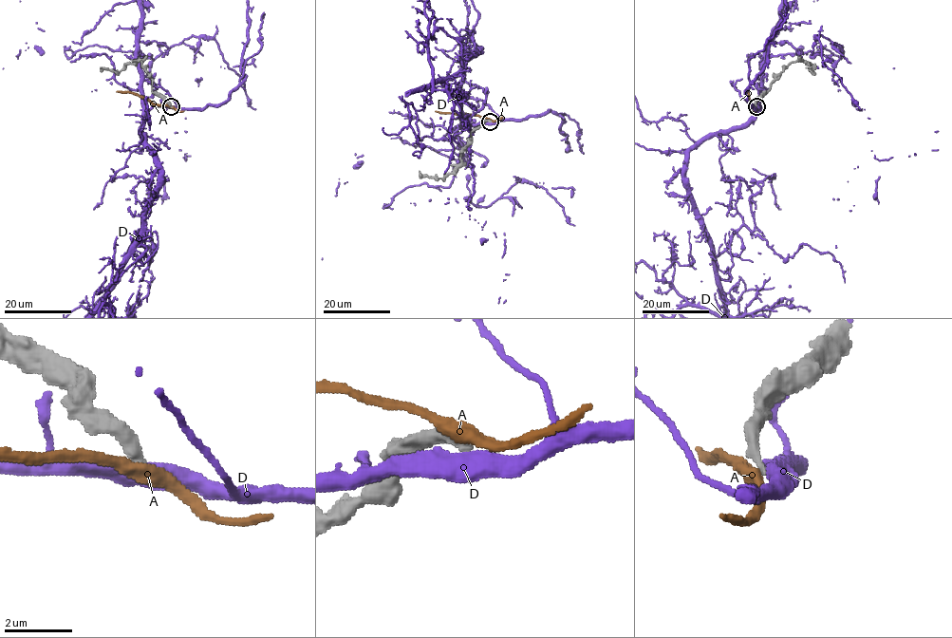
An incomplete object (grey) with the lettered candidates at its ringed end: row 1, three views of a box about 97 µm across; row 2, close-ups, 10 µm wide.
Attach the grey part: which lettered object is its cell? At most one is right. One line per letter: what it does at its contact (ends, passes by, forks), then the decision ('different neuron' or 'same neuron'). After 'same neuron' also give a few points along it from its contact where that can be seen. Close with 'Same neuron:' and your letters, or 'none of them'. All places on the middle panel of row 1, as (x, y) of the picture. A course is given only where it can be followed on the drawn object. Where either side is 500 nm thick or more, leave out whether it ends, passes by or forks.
A: it passes by | different neuron
D: different neuron
Same neuron: none of them

